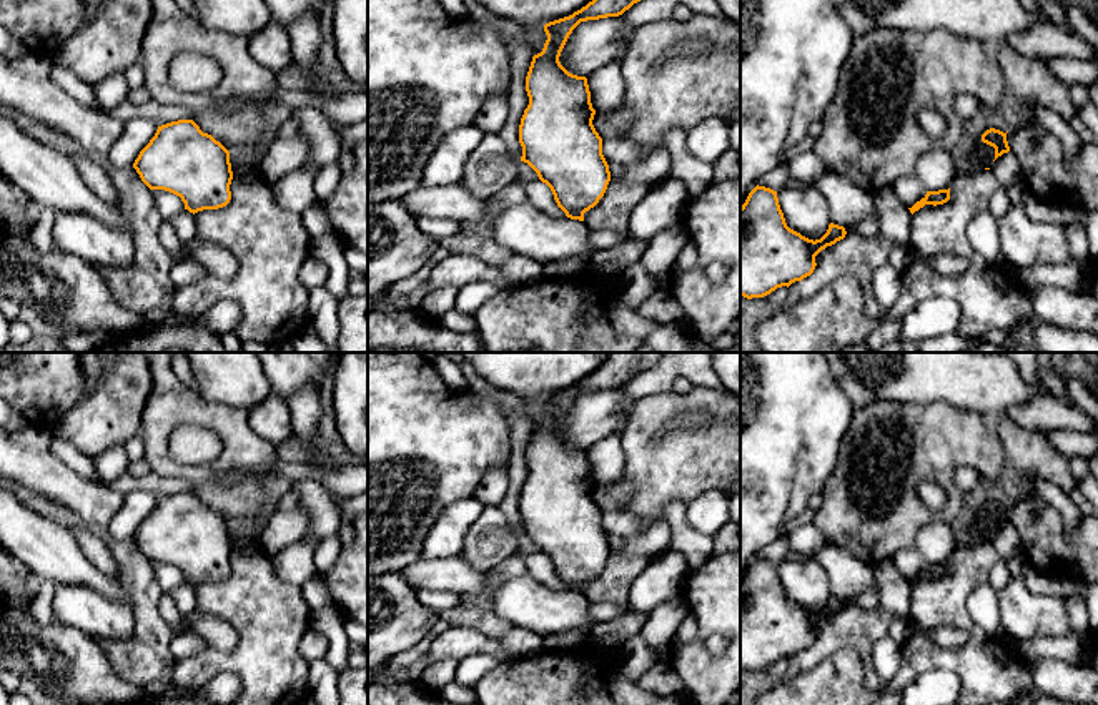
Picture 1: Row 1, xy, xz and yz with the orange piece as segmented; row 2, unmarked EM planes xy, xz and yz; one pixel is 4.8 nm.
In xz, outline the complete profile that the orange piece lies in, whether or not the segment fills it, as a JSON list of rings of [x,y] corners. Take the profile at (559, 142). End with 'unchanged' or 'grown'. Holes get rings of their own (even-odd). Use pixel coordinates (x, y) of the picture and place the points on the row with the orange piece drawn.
[[[592,0],[572,15],[546,23],[547,40],[542,52],[532,57],[526,76],[529,105],[519,125],[521,161],[527,163],[551,188],[557,206],[571,219],[584,221],[584,213],[604,196],[611,171],[602,155],[602,138],[592,125],[596,110],[591,103],[587,78],[569,73],[559,57],[581,22],[619,17],[637,2],[640,0]]] | unchanged

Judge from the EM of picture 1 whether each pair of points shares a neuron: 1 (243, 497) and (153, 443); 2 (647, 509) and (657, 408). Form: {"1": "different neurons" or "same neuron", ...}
{"1": "same neuron", "2": "same neuron"}

